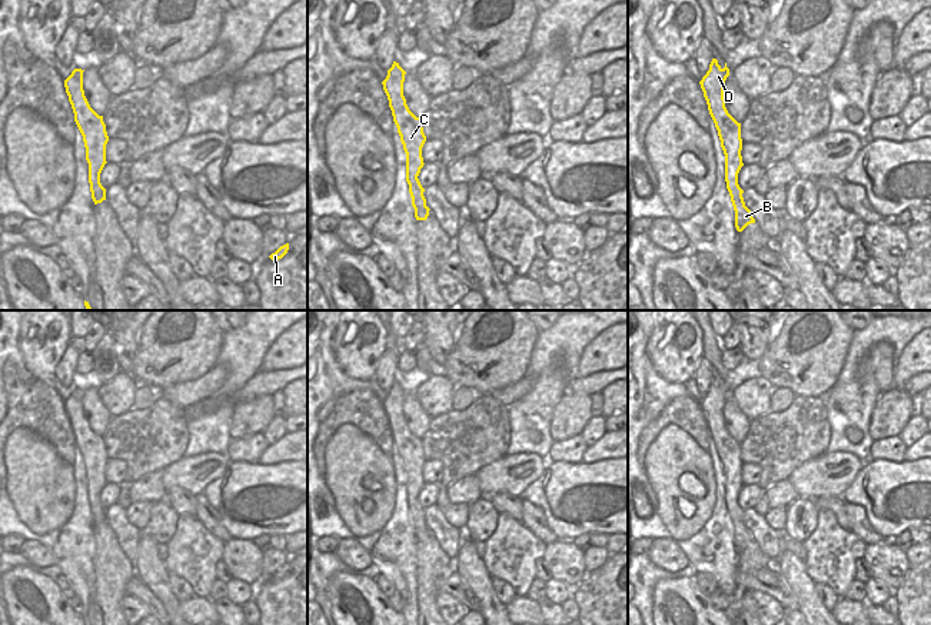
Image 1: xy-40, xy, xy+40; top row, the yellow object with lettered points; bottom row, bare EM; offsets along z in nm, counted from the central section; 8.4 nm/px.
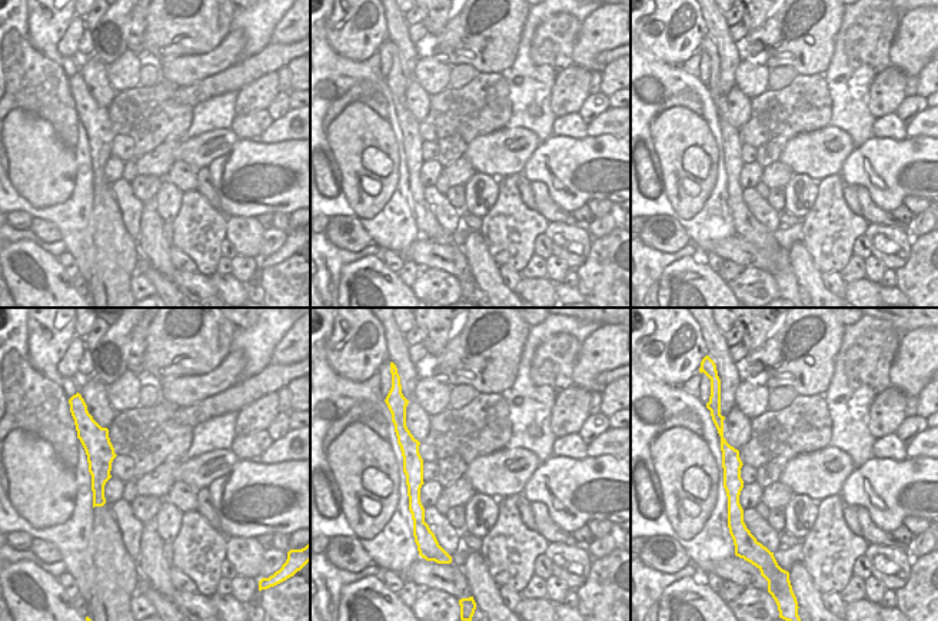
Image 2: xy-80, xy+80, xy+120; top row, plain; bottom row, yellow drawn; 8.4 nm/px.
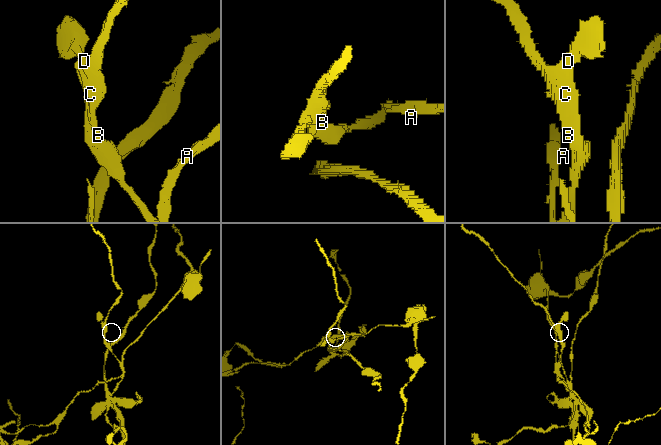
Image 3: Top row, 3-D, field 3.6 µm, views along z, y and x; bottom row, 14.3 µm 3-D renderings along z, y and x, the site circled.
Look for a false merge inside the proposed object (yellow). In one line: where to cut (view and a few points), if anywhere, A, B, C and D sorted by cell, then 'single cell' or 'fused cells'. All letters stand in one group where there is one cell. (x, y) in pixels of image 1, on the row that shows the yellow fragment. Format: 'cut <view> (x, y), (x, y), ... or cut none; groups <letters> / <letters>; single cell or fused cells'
cut xy (426, 206), (418, 206), (415, 212); groups A B / C D; fused cells

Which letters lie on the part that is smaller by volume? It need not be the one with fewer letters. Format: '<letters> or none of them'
C, D

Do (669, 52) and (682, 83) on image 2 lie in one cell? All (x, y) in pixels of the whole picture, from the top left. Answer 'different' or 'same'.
different

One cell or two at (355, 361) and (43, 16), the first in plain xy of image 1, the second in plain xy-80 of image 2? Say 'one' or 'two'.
one

